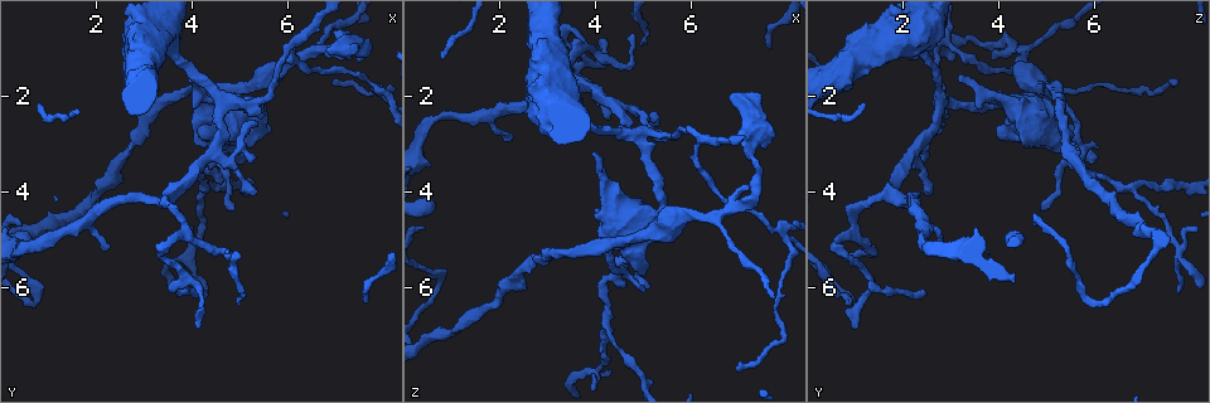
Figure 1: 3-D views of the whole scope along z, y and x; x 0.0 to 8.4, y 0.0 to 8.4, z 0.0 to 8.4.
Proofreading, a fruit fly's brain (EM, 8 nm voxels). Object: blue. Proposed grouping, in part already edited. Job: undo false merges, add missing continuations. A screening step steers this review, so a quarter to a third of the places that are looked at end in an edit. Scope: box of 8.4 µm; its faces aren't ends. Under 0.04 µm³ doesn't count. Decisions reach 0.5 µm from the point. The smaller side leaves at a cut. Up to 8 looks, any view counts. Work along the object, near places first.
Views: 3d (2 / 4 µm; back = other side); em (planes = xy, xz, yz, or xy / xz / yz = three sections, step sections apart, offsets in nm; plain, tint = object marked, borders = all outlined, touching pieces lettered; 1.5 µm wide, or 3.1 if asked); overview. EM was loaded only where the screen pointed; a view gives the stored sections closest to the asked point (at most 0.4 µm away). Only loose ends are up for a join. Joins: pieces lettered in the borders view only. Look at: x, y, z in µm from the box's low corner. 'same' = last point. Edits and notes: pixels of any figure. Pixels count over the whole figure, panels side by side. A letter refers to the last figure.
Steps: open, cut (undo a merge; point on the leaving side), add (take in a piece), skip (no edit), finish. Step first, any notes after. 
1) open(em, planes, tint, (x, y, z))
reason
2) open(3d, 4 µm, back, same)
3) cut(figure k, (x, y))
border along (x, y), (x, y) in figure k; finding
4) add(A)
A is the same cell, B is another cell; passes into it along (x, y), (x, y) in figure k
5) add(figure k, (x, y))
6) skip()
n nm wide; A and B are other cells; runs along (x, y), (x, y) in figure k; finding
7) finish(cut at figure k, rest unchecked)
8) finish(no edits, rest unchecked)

open(3d, 2 µm, (7.95, 1.85, 4.80))

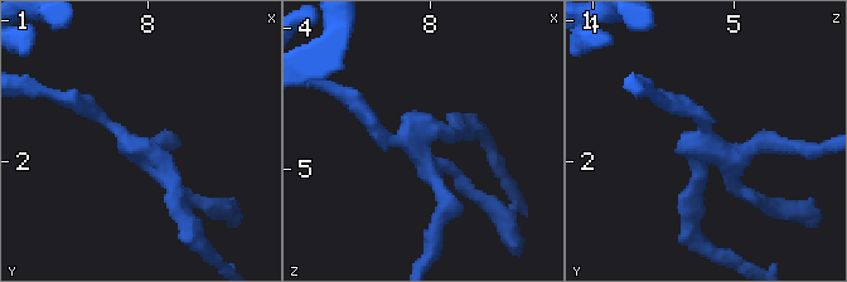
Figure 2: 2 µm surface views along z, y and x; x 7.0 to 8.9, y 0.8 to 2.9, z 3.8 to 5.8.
open(em, planes, borders, (7.90, 1.90, 4.82))

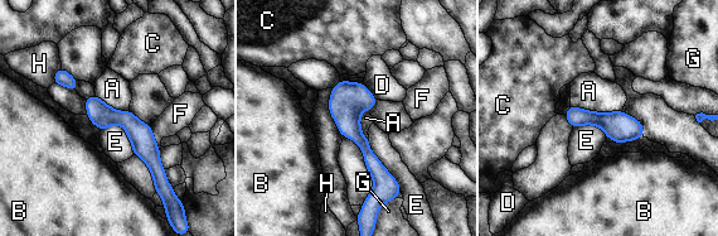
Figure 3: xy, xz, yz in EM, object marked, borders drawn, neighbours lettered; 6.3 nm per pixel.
skip()
A touches over 340 nm; A, B, C, D, E, F, G and H are other cells; continuous, no second cell

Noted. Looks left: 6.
open(em, planes, borders, (4.50, 3.30, 5.40))
calibre changes

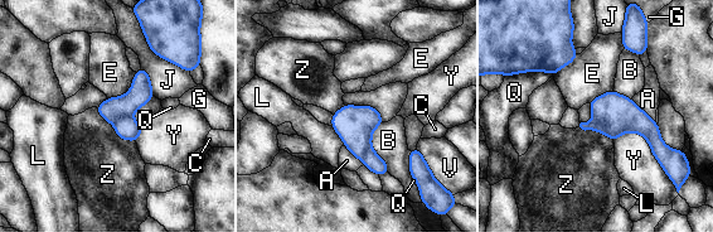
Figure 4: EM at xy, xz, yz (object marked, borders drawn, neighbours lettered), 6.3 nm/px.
cut(figure 4, (127, 129))
A, B, C, E, G, J, L, Q, V, Y and Z are other cells; border along (130, 116), (122, 116), (114, 124) in figure 4; a second cell is stuck on

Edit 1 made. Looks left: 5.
finish(cut at figure 4, rest unchecked)

